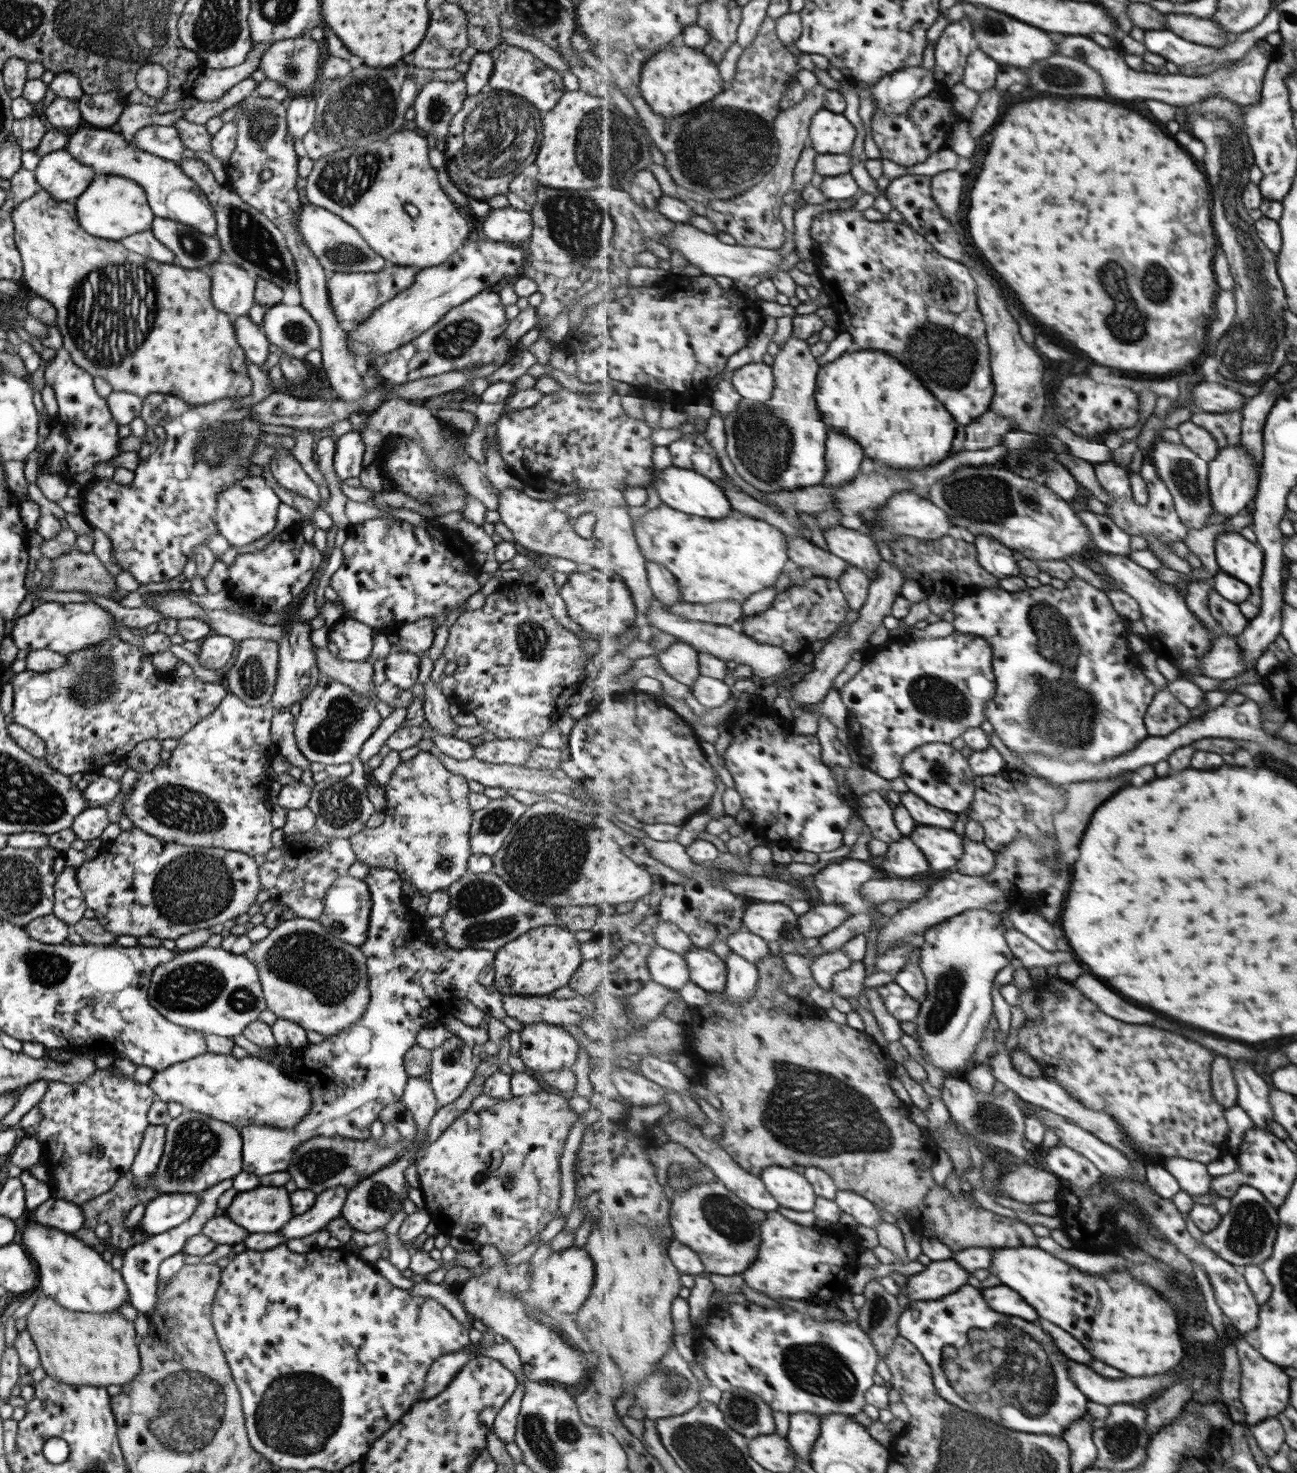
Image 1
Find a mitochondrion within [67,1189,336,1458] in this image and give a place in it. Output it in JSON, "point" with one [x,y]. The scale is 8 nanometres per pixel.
{"point":[187,1408]}

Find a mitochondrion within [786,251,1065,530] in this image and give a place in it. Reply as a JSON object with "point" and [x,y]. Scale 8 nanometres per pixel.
{"point":[945,358]}

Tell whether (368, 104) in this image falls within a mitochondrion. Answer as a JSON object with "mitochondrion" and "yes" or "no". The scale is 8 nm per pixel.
{"mitochondrion":"yes"}

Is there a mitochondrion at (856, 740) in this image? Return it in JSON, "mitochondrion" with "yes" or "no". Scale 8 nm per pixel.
{"mitochondrion":"no"}

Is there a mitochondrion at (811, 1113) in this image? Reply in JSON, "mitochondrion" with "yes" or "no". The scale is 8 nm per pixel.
{"mitochondrion":"yes"}

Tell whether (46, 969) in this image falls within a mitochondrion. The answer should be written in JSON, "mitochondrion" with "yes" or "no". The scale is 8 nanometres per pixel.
{"mitochondrion":"yes"}

